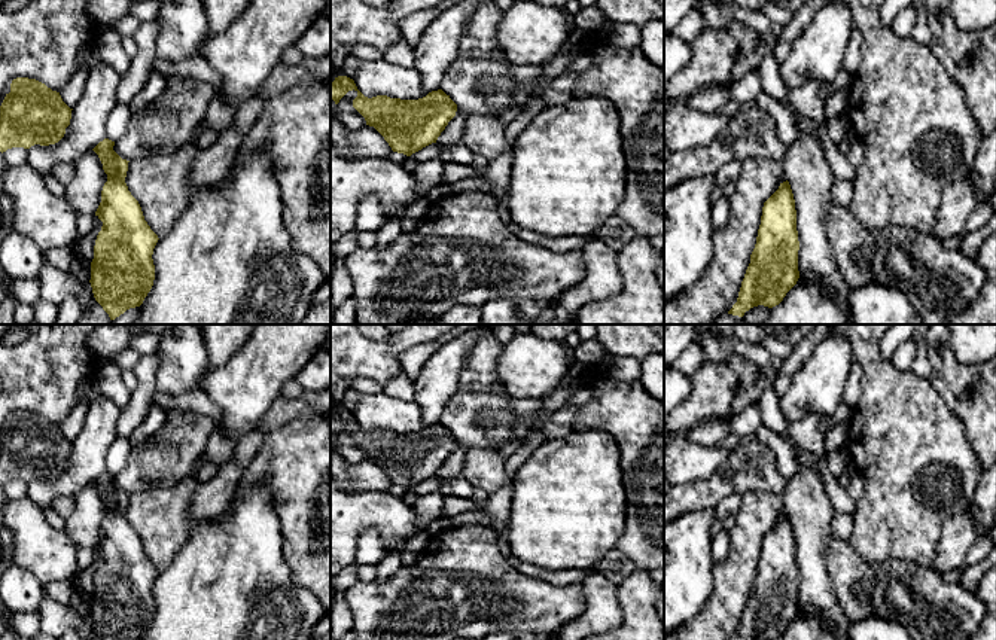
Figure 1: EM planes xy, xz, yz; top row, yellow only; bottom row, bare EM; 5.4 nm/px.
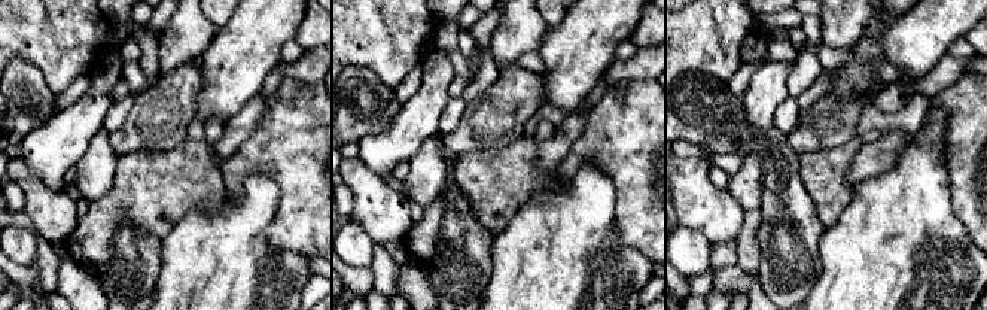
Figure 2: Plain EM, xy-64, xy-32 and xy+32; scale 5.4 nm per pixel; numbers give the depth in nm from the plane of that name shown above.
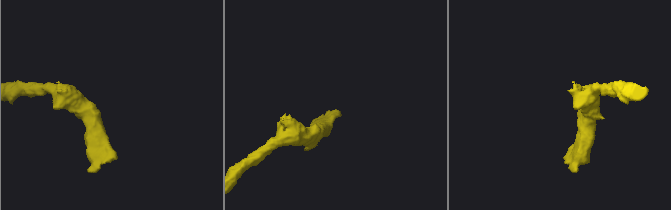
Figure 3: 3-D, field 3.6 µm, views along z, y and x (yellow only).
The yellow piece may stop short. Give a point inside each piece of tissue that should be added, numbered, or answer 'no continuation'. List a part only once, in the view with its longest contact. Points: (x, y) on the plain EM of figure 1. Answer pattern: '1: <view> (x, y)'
no continuation

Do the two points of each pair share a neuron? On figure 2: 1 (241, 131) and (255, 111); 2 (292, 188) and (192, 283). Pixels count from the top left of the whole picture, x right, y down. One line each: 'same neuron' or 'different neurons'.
1: same neuron
2: different neurons

